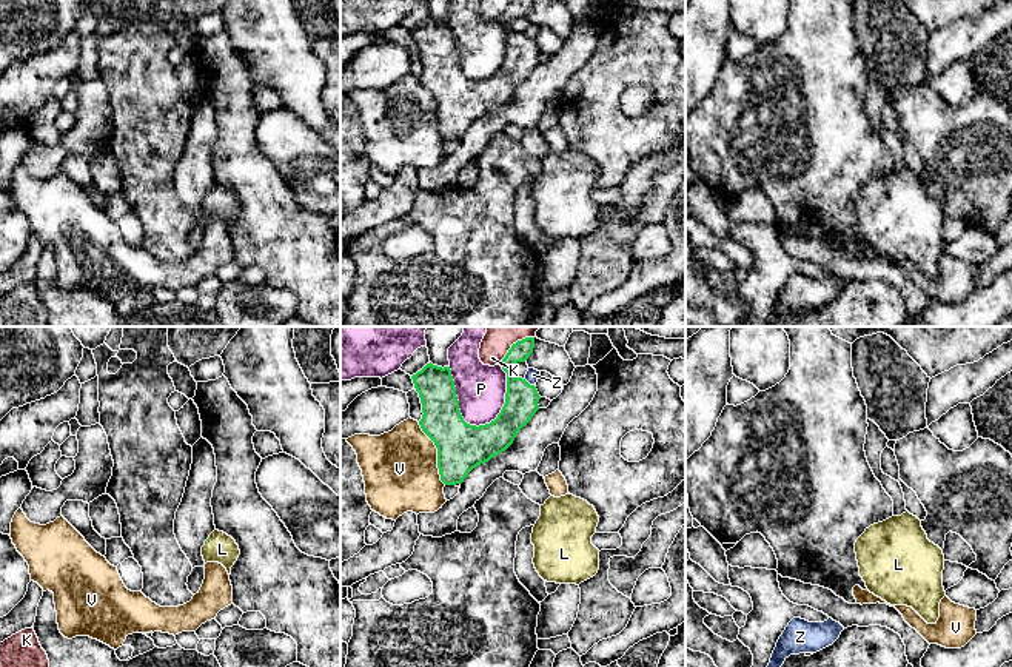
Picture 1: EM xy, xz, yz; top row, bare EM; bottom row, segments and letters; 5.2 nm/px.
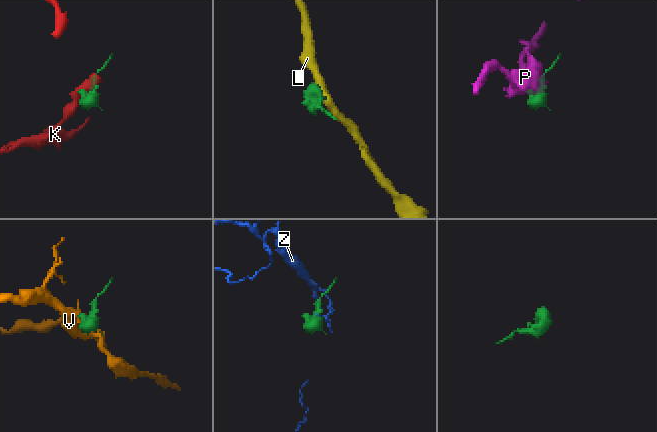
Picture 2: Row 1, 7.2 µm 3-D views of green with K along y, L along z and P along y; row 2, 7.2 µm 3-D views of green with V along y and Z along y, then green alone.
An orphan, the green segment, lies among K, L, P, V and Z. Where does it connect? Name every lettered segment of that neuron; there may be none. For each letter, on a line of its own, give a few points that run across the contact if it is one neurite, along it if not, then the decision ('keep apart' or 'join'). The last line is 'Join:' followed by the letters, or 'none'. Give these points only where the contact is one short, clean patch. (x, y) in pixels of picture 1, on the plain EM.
K: keep apart
L: line xy (208, 193), (207, 194), (222, 204); join
P: keep apart
V: keep apart
Z: keep apart
Join: L

